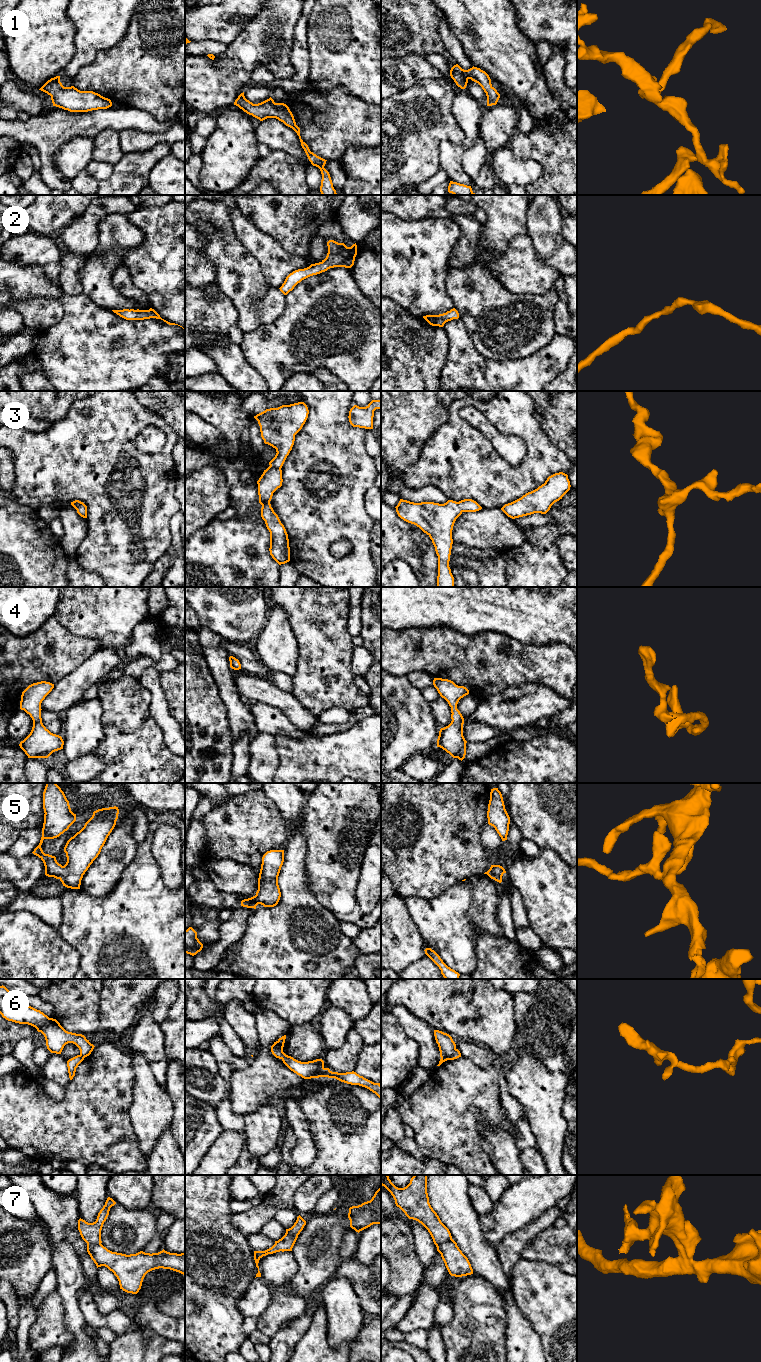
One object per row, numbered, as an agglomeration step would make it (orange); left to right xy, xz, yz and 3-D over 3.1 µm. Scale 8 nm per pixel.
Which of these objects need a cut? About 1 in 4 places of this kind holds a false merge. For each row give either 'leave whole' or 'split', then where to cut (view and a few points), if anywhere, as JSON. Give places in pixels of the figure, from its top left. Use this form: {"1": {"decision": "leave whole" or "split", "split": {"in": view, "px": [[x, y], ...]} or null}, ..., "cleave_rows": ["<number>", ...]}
{"1": {"decision": "leave whole", "split": null}, "2": {"decision": "leave whole", "split": null}, "3": {"decision": "leave whole", "split": null}, "4": {"decision": "leave whole", "split": null}, "5": {"decision": "leave whole", "split": null}, "6": {"decision": "split", "split": {"in": "yz", "px": [[455, 1048], [450, 1055], [441, 1058]]}}, "7": {"decision": "split", "split": {"in": "yz", "px": [[451, 1238], [437, 1247]]}}, "cleave_rows": ["6", "7"]}

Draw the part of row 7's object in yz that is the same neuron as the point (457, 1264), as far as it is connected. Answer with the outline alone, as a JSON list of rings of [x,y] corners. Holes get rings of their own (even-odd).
[[[451,1239],[437,1247],[451,1276],[462,1277],[473,1274],[468,1258],[462,1253],[457,1243]]]

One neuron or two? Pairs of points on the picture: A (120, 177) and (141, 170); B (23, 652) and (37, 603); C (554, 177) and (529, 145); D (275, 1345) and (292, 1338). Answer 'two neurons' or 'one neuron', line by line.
A: one neuron
B: two neurons
C: one neuron
D: one neuron

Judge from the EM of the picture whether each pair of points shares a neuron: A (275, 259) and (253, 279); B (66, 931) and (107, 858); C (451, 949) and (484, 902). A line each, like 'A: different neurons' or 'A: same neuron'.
A: different neurons
B: different neurons
C: same neuron

